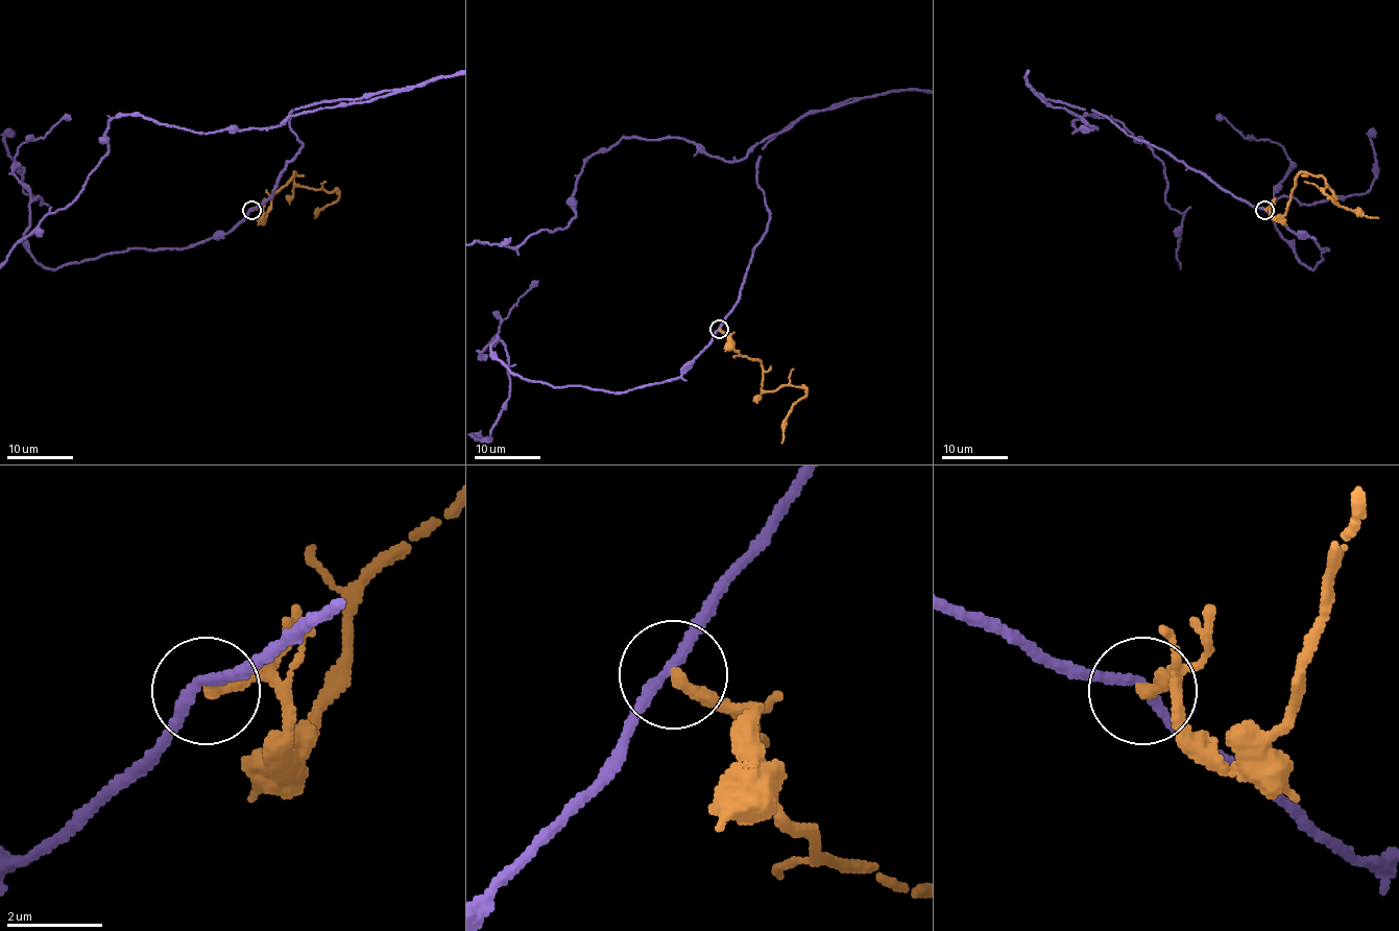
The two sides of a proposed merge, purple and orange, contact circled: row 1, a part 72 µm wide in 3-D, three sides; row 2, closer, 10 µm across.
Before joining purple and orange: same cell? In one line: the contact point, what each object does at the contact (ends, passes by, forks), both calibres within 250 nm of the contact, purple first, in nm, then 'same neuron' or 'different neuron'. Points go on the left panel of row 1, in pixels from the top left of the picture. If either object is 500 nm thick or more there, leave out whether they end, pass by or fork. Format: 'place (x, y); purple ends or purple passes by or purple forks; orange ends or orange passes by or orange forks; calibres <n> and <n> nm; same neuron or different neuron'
place (251, 210); purple passes by; orange ends; calibres 200 and 280 nm; different neuron

